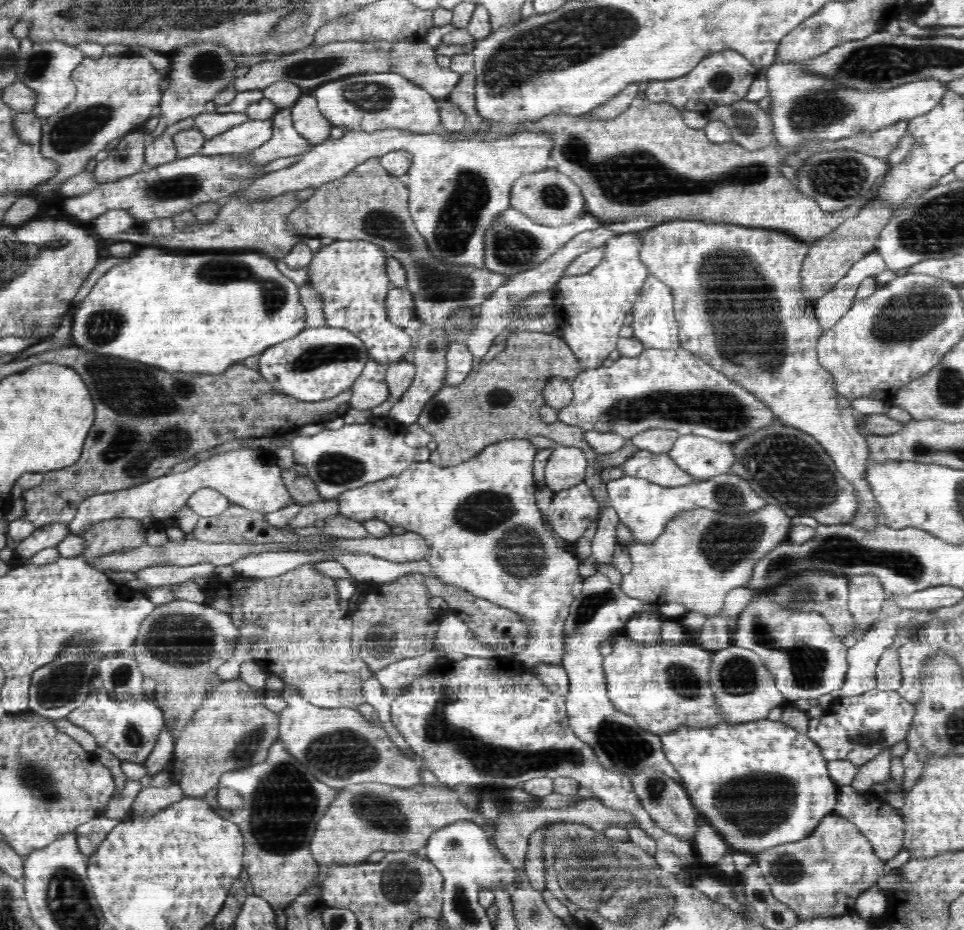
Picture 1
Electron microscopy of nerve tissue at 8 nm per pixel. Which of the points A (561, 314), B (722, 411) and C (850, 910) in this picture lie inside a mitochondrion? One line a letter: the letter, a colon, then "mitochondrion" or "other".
A: other
B: mitochondrion
C: other

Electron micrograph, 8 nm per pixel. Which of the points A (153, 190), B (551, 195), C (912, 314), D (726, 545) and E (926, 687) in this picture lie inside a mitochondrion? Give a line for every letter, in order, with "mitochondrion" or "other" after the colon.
A: mitochondrion
B: mitochondrion
C: mitochondrion
D: mitochondrion
E: other

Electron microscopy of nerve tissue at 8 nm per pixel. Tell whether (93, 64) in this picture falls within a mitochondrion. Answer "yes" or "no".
no

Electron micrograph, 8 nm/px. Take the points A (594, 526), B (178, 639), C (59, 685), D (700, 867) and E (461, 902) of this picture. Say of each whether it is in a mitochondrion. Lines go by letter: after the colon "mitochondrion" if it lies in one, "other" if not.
A: other
B: mitochondrion
C: mitochondrion
D: other
E: mitochondrion

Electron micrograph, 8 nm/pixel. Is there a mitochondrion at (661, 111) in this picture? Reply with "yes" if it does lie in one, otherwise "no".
no

